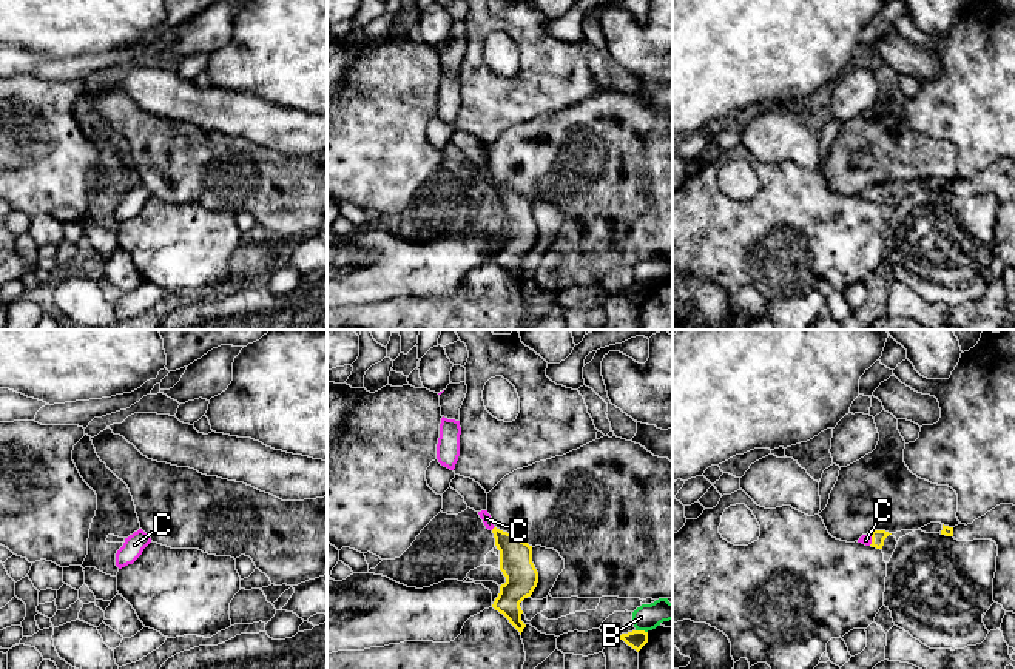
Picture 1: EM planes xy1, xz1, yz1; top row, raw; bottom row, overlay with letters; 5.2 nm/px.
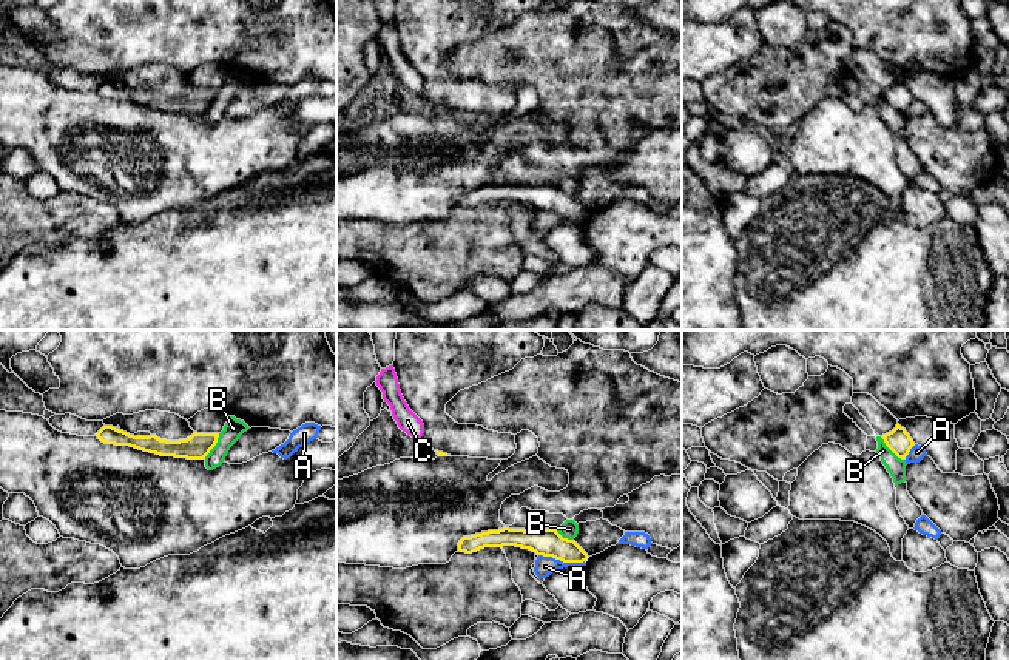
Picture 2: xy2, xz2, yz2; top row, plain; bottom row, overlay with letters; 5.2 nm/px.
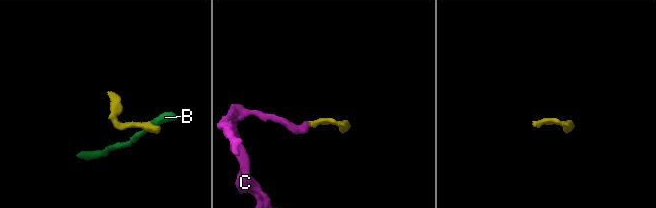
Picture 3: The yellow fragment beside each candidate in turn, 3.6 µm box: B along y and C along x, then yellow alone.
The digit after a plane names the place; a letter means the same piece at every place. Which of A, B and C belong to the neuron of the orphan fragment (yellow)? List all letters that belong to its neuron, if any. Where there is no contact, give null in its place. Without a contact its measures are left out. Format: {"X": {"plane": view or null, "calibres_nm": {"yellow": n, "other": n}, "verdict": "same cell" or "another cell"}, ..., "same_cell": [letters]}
{"A": {"plane": "xz2", "calibres_nm": {"yellow": 140, "other": 100}, "verdict": "another cell"}, "B": {"plane": "yz2", "calibres_nm": {"yellow": 120, "other": 100}, "verdict": "another cell"}, "C": {"plane": "yz1", "calibres_nm": {"yellow": 70, "other": 50}, "verdict": "same cell"}, "same_cell": ["C"]}

